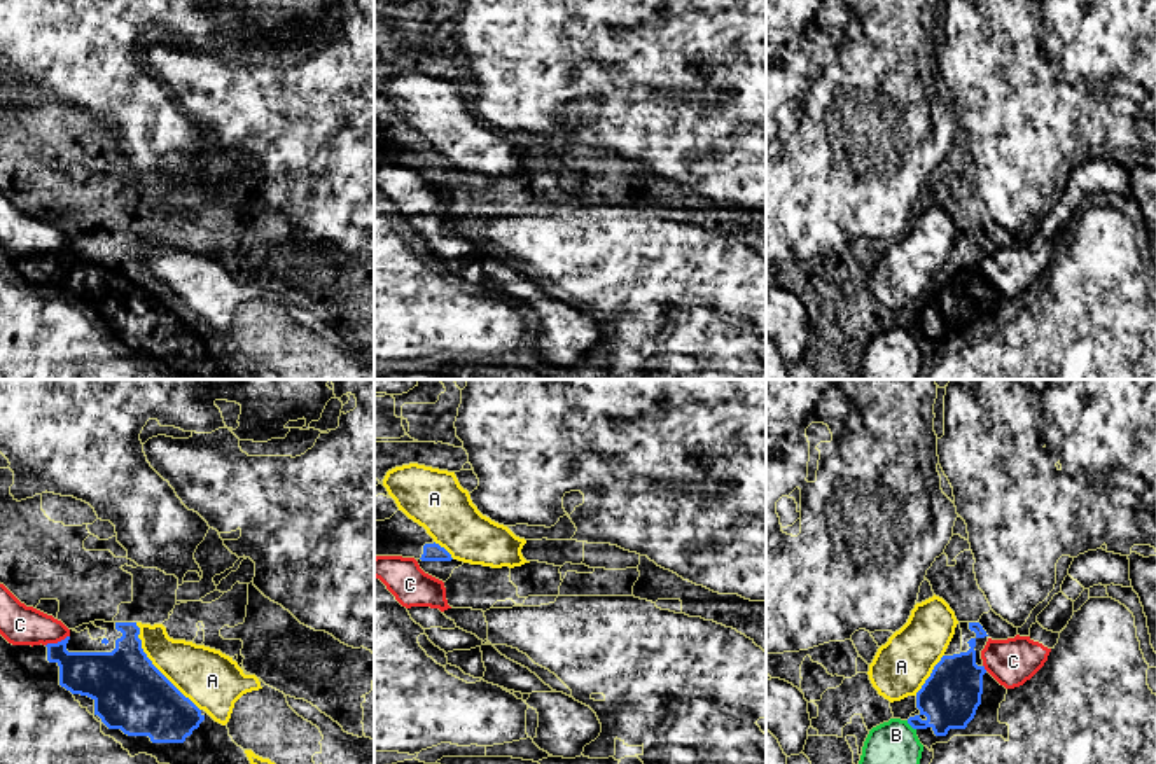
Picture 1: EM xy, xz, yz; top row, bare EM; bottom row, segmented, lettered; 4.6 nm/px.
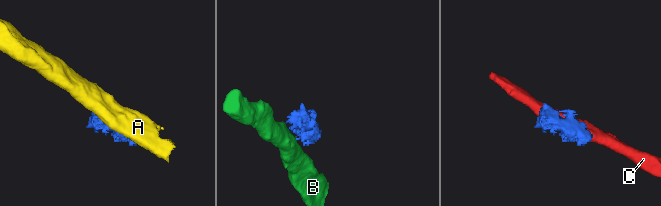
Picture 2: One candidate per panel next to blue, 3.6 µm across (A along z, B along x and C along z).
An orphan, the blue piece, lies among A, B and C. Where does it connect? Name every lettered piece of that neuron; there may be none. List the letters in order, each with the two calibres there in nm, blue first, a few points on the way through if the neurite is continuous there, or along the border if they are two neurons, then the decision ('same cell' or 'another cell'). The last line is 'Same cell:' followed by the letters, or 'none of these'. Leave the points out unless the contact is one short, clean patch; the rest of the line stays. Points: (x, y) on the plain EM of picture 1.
A: 340 nm thick on the blue side, 260 nm on the other; another cell
B: 280 nm thick on the blue side, 280 nm on the other; another cell
C: 220 nm thick on the blue side, 190 nm on the other; another cell
Same cell: none of these

